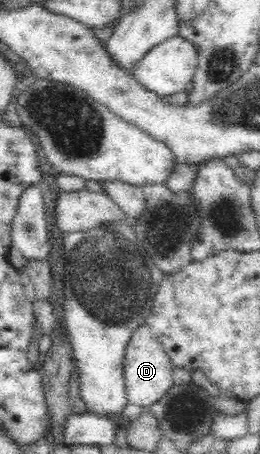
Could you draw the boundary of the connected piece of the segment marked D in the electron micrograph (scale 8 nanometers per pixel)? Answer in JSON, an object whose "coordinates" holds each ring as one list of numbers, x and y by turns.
{"coordinates":[[146,325,139,326,124,350,124,379,126,384,126,396,128,402,145,408,156,404,174,385,172,381,172,362,165,356,161,345,151,335]]}

